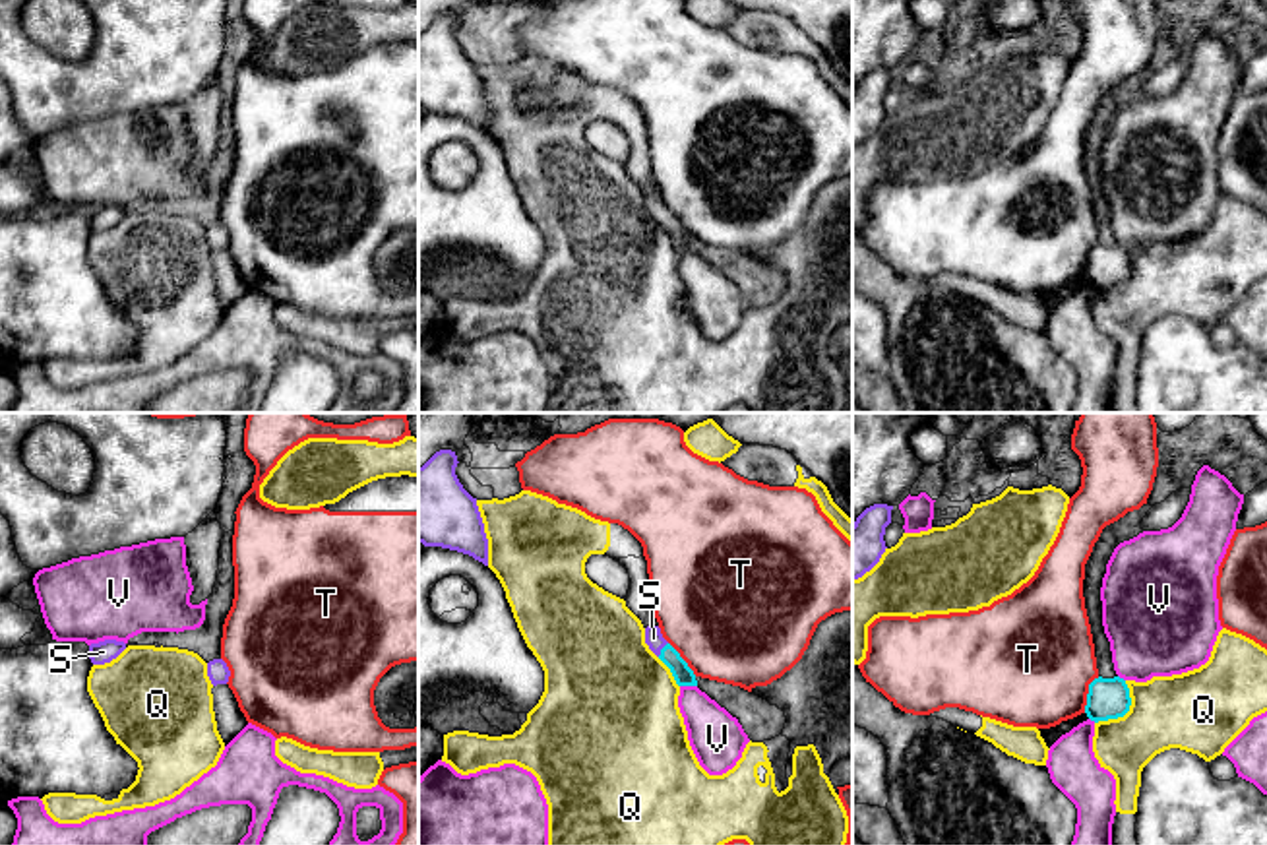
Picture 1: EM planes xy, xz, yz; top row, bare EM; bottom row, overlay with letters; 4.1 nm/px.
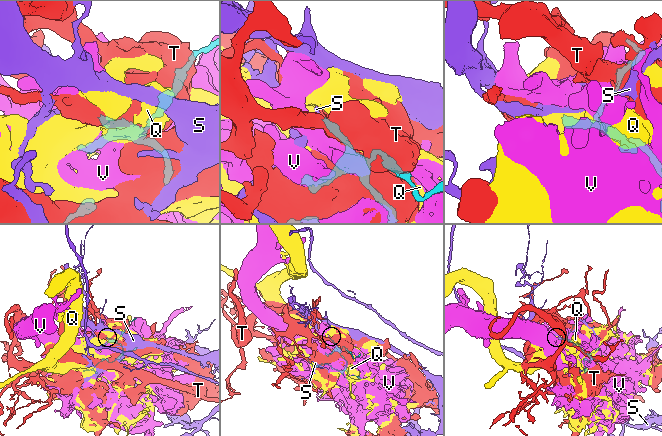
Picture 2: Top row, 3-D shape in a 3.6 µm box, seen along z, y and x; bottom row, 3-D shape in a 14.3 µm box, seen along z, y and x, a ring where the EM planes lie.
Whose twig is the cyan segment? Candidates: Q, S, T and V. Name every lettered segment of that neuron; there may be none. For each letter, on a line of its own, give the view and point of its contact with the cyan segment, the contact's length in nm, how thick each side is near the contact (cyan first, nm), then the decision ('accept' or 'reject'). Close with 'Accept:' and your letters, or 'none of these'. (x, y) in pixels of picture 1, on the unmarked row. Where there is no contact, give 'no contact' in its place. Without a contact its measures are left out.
Q: contact yz (1126, 278); length 220 nm; calibres 180 and 320 nm; reject
S: contact xz (661, 216); length 80 nm; calibres 80 and 80 nm; accept
T: contact yz (1087, 260); length 170 nm; calibres 180 and 480 nm; reject
V: contact xz (688, 250); length 70 nm; calibres 80 and 220 nm; reject
Accept: S

